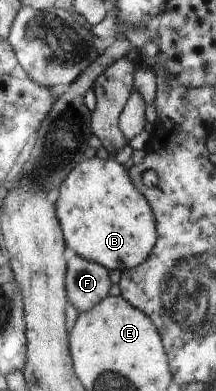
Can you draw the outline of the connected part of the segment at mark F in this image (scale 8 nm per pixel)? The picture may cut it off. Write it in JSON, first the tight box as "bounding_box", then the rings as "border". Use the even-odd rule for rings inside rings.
{"bounding_box":[66,255,112,313],"border":[[[76,255],[69,259],[66,266],[68,303],[79,313],[90,310],[109,295],[112,282],[104,265]]]}

